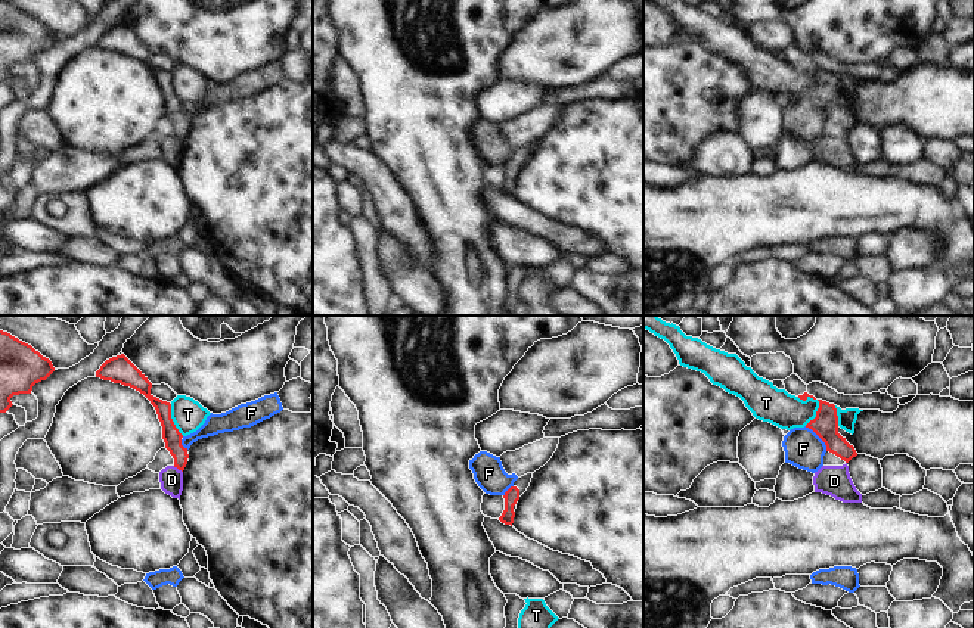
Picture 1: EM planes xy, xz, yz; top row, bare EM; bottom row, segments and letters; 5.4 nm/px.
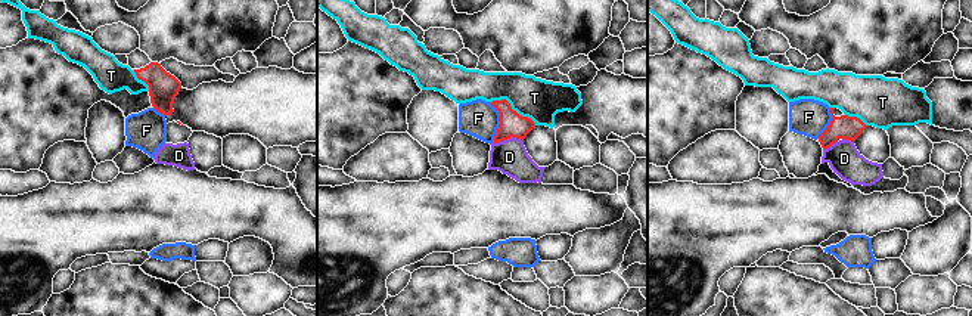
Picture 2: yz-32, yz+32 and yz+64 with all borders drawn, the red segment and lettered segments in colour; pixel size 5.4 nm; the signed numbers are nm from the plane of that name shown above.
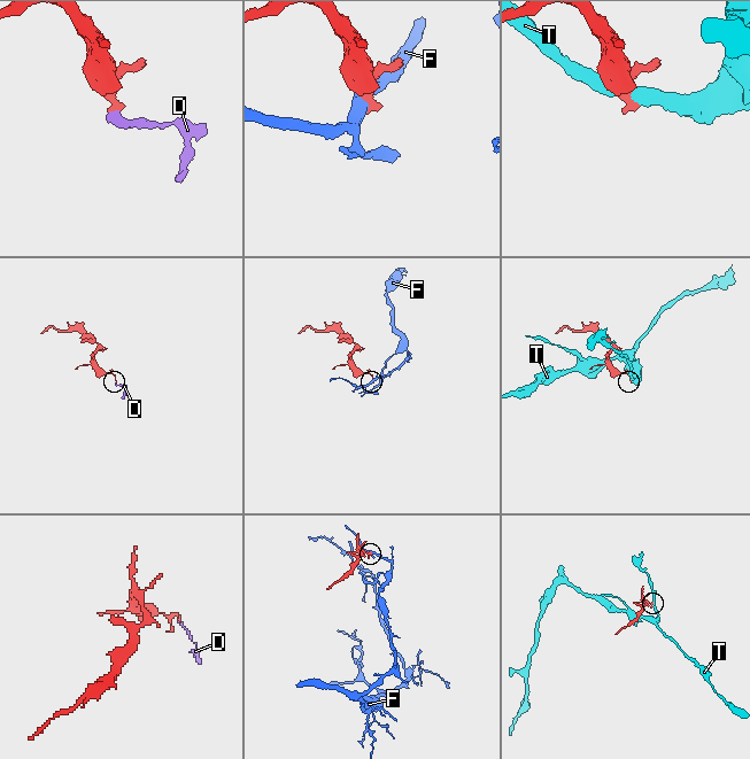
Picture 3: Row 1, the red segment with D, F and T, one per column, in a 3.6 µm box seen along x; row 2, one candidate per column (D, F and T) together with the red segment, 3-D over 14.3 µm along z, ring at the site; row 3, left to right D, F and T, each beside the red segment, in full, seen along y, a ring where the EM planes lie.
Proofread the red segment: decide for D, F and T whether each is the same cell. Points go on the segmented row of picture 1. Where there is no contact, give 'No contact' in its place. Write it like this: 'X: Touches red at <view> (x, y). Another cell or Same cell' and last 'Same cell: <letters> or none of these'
D: Touches red at xy (177, 468). Another cell
F: Touches red at yz (818, 435). Another cell
T: Touches red at yz (818, 410). Another cell
Same cell: none of these.

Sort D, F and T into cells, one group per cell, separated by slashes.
D / F / T

